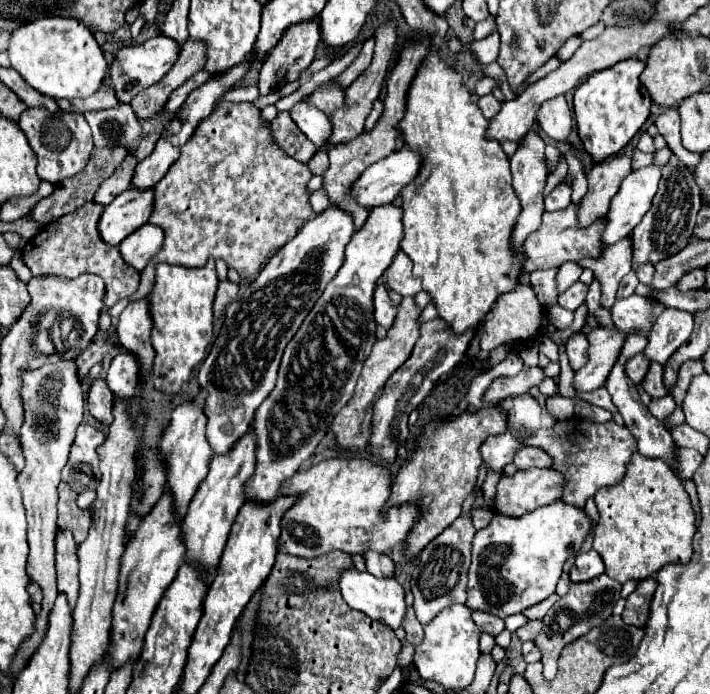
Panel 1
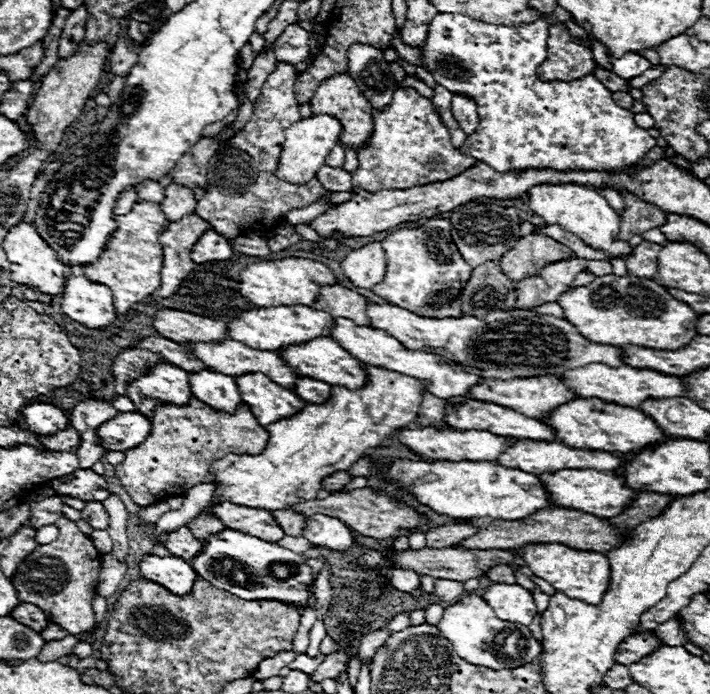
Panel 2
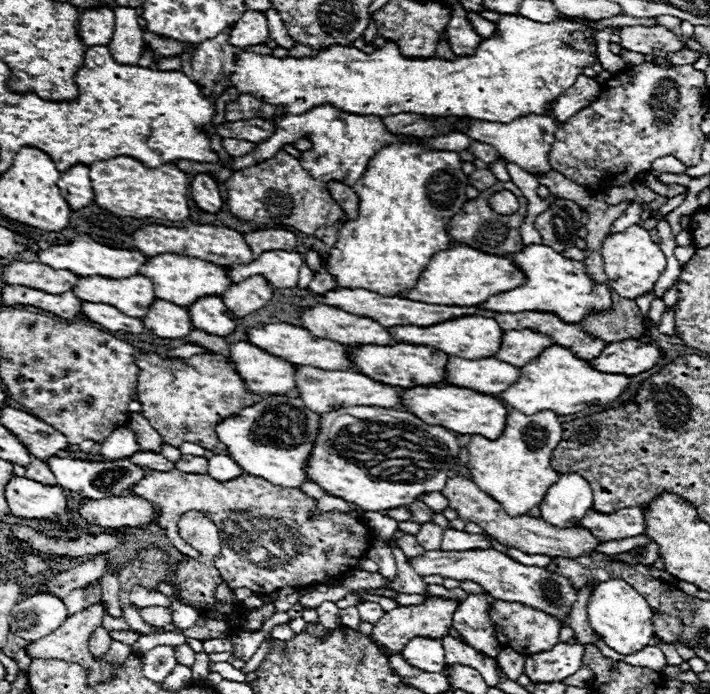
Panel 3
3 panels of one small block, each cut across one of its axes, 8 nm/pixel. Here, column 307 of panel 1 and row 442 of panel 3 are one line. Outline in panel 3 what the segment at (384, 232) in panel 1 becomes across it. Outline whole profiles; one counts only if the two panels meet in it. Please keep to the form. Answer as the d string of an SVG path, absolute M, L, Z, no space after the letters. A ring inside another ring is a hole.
M338 408L326 412L320 420L320 438L316 440L312 462L308 466L308 476L312 482L320 484L328 494L352 502L368 512L390 510L400 506L410 506L422 494L442 492L452 468L458 464L460 440L456 432L440 426L426 424L404 410L384 410L384 408Z

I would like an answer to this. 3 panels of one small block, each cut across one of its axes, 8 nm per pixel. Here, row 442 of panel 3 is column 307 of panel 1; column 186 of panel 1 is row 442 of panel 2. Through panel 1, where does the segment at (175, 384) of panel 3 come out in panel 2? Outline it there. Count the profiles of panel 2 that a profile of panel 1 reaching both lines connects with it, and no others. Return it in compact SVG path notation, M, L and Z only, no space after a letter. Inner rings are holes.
M192 396L192 402L188 402L188 406L176 406L172 402L156 406L154 414L148 420L150 420L152 434L148 434L146 442L142 442L140 446L132 450L124 450L124 460L116 466L116 478L120 480L124 490L130 494L130 498L140 506L156 504L164 496L182 496L192 486L206 482L210 478L210 468L216 460L228 454L260 454L268 442L266 428L256 422L254 414L244 402L236 408L234 414L226 414Z

